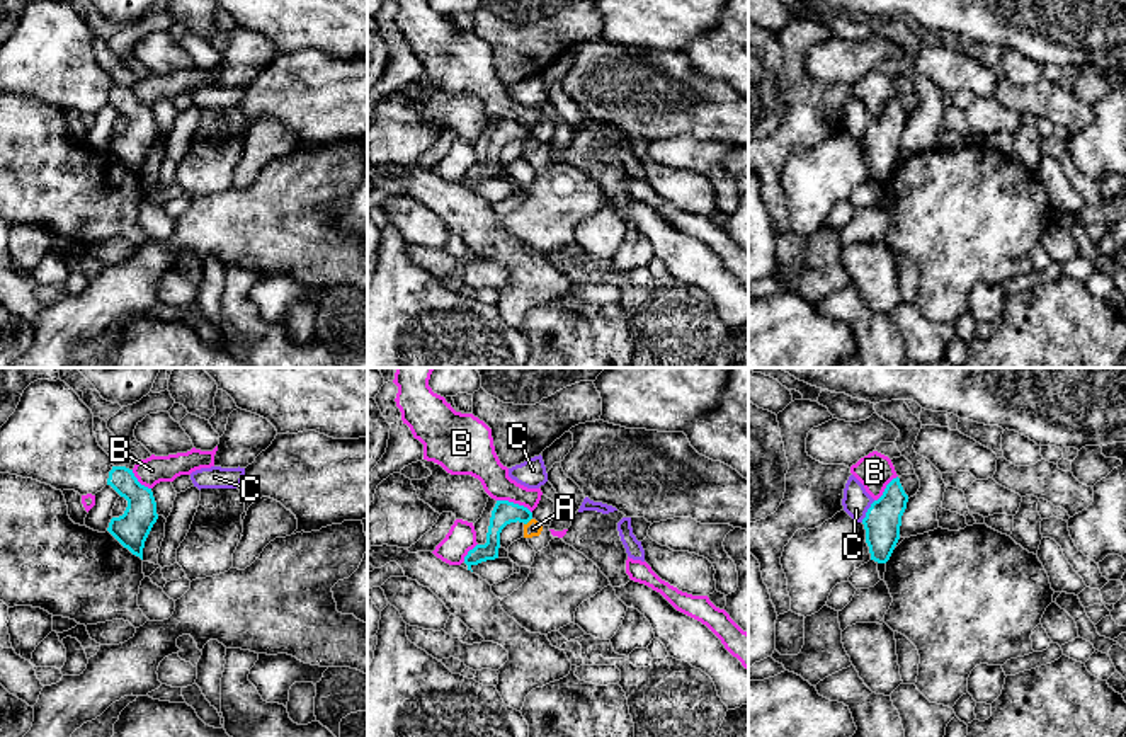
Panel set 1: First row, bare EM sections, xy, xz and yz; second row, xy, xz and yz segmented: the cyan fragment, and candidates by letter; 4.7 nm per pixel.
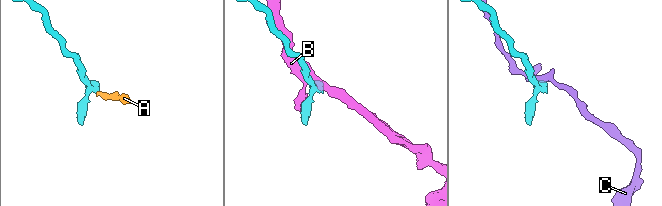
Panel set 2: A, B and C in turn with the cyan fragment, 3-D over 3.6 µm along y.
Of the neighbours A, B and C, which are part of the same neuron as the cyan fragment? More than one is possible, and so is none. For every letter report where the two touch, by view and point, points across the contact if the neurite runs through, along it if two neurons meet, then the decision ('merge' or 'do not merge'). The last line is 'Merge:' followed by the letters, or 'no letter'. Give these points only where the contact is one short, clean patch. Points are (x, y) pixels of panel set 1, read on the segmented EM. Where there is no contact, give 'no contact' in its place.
A: xz (528, 521) | across xz (504, 513), (519, 513), (528, 521), (533, 528) | merge
B: xz (512, 502) | do not merge
C: yz (868, 511) | along yz (875, 501), (861, 521) | do not merge
Merge: A

